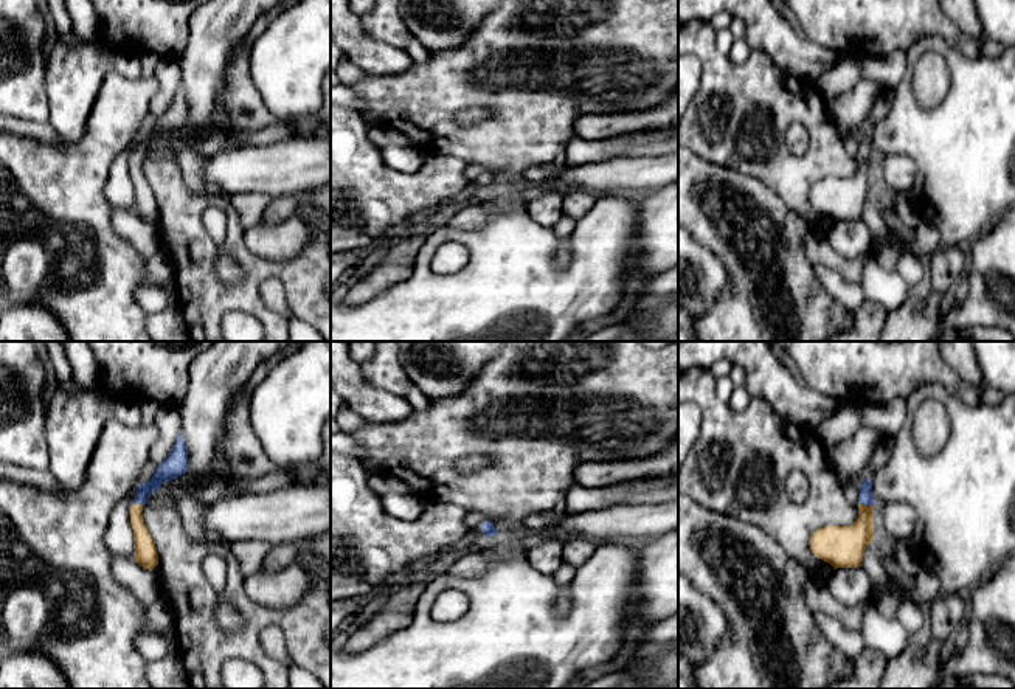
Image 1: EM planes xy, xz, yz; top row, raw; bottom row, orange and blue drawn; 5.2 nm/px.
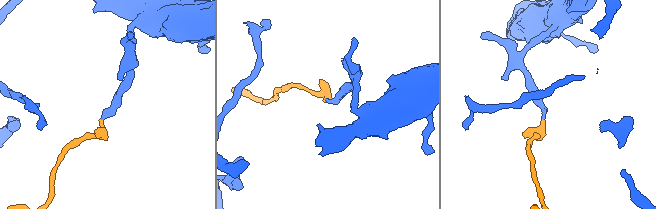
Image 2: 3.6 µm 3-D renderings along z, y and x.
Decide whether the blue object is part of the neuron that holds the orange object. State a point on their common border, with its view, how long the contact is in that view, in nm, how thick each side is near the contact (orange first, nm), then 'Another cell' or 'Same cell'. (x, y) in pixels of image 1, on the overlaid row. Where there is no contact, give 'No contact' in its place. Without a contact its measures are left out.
Touches orange at yz (863, 505). Shared border 70 nm. Thickness 220 nm (orange) against 80 nm. Same cell

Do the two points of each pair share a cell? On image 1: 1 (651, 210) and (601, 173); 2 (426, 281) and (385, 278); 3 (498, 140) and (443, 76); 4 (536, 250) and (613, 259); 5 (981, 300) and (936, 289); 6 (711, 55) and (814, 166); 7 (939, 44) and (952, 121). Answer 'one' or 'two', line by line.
1: two
2: two
3: one
4: one
5: two
6: one
7: one

